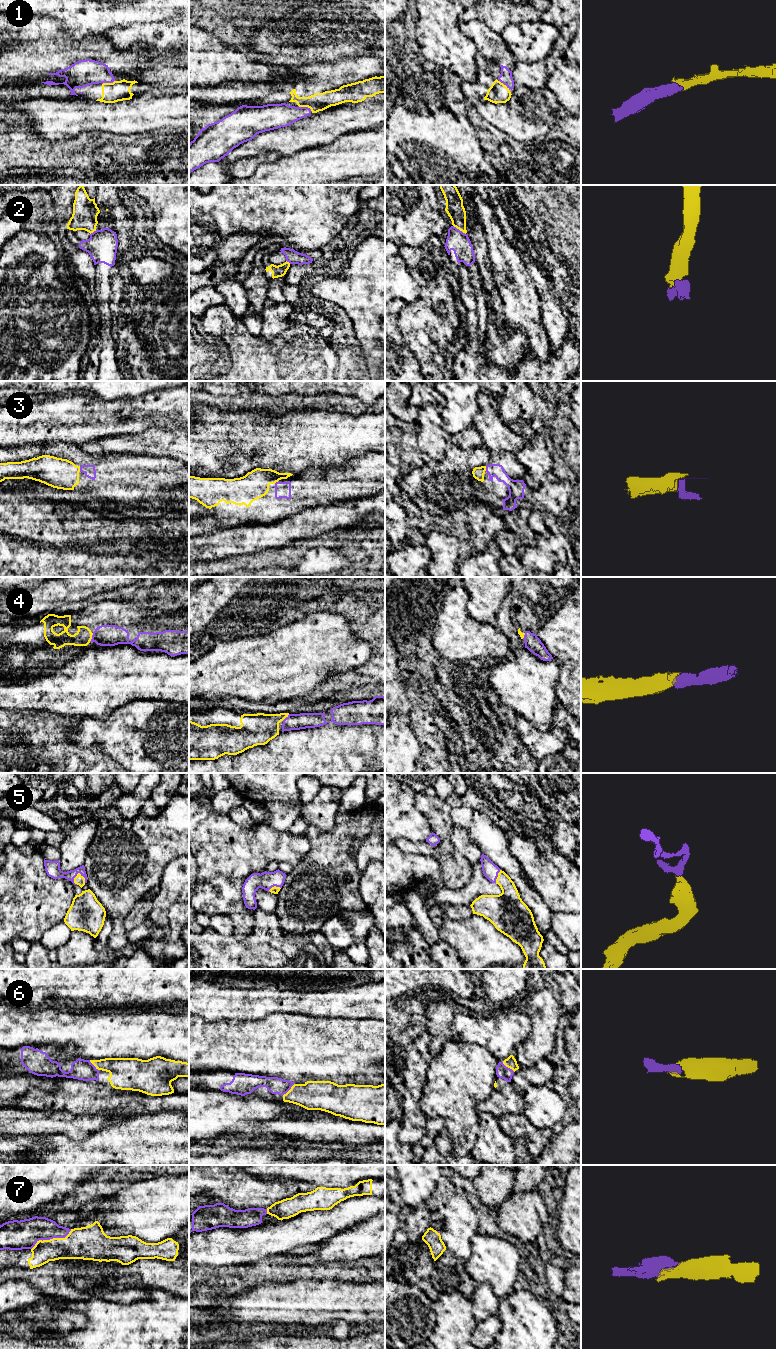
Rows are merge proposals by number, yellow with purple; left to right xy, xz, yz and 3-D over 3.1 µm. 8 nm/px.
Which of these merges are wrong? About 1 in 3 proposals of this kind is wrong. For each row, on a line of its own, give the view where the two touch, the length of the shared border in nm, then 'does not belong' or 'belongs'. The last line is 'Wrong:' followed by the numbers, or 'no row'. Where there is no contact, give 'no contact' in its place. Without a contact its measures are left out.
1: contact in xz; length 130 nm; belongs
2: contact in yz; length 130 nm; belongs
3: contact in xy; length 50 nm; belongs
4: contact in xy; length 80 nm; belongs
5: contact in xy; length 110 nm; belongs
6: contact in xz; length 140 nm; belongs
7: contact in xy; length 360 nm; belongs
Wrong: no row

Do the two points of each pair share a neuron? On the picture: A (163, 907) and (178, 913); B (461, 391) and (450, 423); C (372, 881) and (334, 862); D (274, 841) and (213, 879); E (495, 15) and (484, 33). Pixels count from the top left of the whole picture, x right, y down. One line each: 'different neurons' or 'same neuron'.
A: different neurons
B: same neuron
C: different neurons
D: same neuron
E: different neurons

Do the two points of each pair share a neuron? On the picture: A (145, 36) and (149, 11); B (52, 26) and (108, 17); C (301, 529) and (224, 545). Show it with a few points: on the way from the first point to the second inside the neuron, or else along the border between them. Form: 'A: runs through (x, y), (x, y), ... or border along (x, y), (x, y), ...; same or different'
A: border along (150, 23), (133, 23), (124, 28); different
B: border along (40, 15), (56, 17), (68, 38), (81, 38); different
C: runs through (282, 533), (243, 539); same

